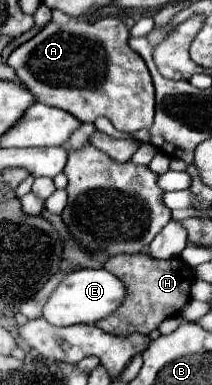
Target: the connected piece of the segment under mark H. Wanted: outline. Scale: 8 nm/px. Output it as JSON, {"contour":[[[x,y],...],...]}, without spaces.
{"contour":[[[142,253],[116,255],[116,257],[110,257],[106,261],[104,269],[110,271],[112,275],[116,275],[124,283],[128,297],[124,297],[124,303],[112,315],[108,315],[108,319],[100,319],[94,325],[104,329],[104,331],[110,329],[110,333],[118,335],[118,337],[128,337],[132,333],[148,335],[166,317],[178,315],[178,311],[184,307],[184,303],[190,297],[188,291],[190,291],[192,279],[194,279],[190,267],[186,267],[178,257],[166,259],[166,261],[156,261],[156,259],[150,259],[148,255],[142,255]]]}

